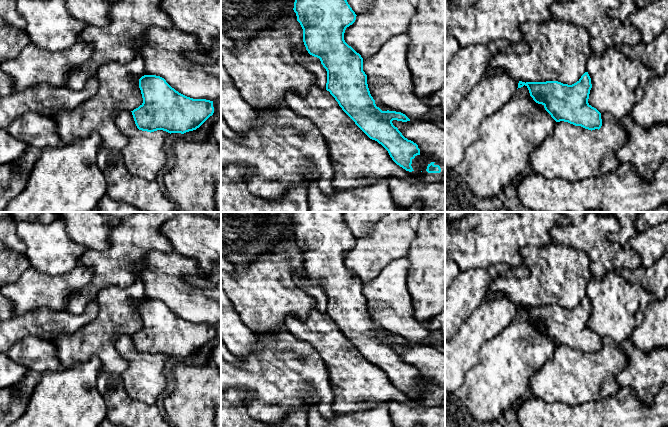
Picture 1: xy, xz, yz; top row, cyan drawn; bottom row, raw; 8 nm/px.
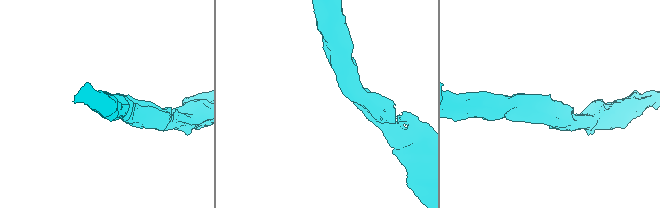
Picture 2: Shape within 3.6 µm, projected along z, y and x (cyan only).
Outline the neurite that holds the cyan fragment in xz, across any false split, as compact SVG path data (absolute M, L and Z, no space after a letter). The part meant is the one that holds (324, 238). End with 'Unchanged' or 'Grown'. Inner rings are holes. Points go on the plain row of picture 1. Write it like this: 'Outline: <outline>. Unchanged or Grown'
Outline: M290 212L295 222L294 236L303 253L303 266L308 277L320 283L327 295L326 314L335 322L342 334L372 364L381 368L392 384L412 396L421 395L427 406L438 405L445 400L445 388L426 388L416 367L405 362L392 347L410 343L401 336L389 335L378 328L370 318L367 299L363 295L363 282L344 264L347 251L356 244L356 238L348 228L343 212Z. Grown

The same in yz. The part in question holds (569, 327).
Outline: M588 296L572 309L558 305L519 305L518 312L524 309L533 324L542 328L556 346L568 346L591 355L601 352L601 337L588 327L592 312Z. Unchanged

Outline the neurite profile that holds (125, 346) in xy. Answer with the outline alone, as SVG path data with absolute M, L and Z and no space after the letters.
M121 335L118 337L115 345L118 353L125 358L126 360L129 360L137 355L139 353L137 352L132 336L131 335Z

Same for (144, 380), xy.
M139 354L129 359L128 368L121 374L127 395L133 400L155 405L158 398L164 397L171 387L164 375L164 367L169 359L170 357L163 354L151 357Z

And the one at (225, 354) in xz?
M221 341L221 357L236 367L240 367L242 365L242 361L240 361L239 358L236 357L235 355L231 354L222 341Z

